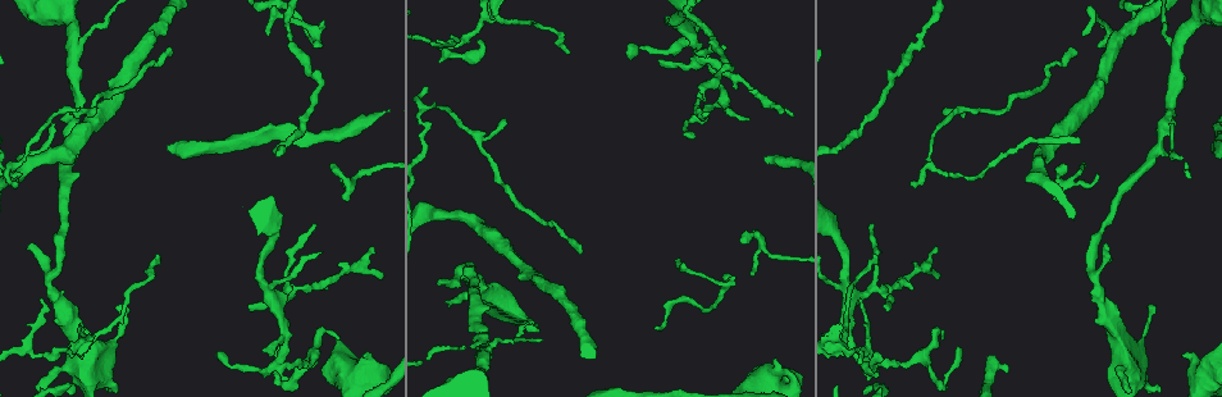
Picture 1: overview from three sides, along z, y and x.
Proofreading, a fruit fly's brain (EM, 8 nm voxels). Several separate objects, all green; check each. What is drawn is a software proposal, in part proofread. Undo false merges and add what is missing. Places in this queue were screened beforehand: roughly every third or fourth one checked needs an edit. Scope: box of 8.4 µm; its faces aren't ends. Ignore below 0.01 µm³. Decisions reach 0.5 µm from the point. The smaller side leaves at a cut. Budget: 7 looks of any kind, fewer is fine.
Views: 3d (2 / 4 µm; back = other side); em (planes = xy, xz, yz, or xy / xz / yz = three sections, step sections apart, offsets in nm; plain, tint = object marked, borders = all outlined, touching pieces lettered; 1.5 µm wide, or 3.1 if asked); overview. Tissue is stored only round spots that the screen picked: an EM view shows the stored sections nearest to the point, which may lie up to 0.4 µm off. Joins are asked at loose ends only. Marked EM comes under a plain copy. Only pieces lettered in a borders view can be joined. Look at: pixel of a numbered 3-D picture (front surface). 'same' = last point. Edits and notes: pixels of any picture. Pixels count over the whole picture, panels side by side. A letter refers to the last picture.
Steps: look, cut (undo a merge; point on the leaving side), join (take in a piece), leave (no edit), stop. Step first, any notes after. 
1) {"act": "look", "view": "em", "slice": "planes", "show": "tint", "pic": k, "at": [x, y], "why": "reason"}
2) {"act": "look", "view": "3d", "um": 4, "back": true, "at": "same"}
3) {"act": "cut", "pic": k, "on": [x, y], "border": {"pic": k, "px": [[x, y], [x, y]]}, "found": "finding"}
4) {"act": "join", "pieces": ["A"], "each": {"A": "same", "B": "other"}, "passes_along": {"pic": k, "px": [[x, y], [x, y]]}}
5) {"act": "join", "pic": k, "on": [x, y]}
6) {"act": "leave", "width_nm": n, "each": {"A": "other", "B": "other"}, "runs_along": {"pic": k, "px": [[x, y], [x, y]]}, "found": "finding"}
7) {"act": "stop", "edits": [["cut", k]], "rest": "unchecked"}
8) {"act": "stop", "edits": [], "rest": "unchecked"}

{"act": "look", "view": "em", "slice": "xz", "step": 4, "show": "tint", "pic": 1, "at": [354, 185], "why": "sharp bend"}

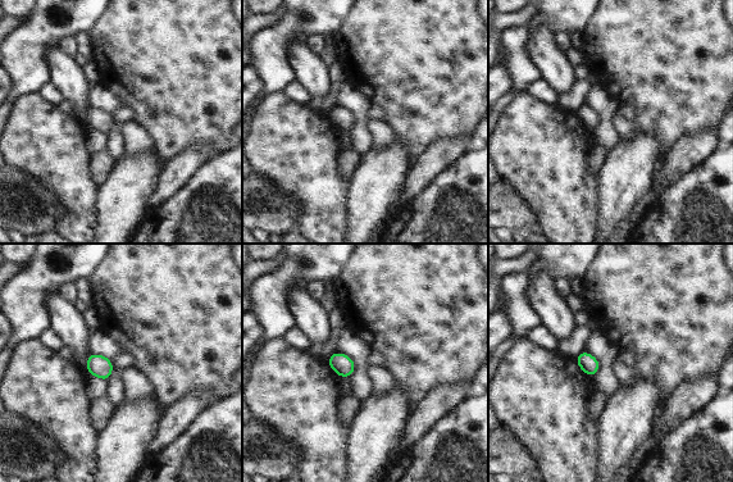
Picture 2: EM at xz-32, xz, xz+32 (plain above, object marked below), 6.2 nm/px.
{"act": "look", "view": "em", "slice": "planes", "show": "tint", "at": "same"}

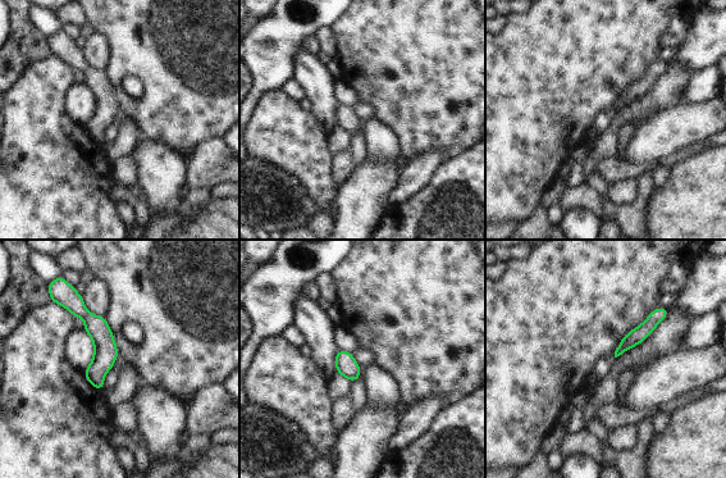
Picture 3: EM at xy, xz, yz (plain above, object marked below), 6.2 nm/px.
{"act": "look", "view": "em", "slice": "planes", "show": "borders", "at": "same", "why": "see the neighbours"}

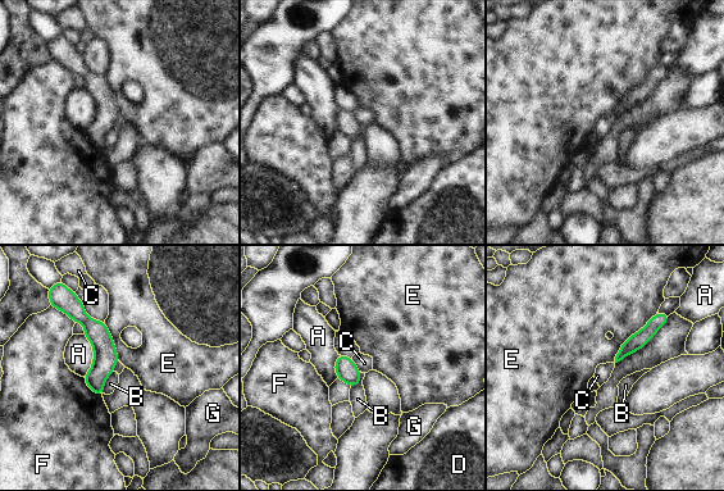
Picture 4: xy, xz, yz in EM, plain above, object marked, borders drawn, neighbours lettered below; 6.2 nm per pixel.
{"act": "leave", "each": {"A": "other", "B": "other", "C": "other", "D": "other", "E": "other", "F": "other", "G": "other"}, "border": {"pic": 4, "px": [[658, 313], [620, 346], [614, 362]]}, "found": "all the same cell"}

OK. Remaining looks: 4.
{"act": "look", "view": "em", "slice": "planes", "show": "borders", "pic": 1, "at": [750, 118], "why": "free end"}

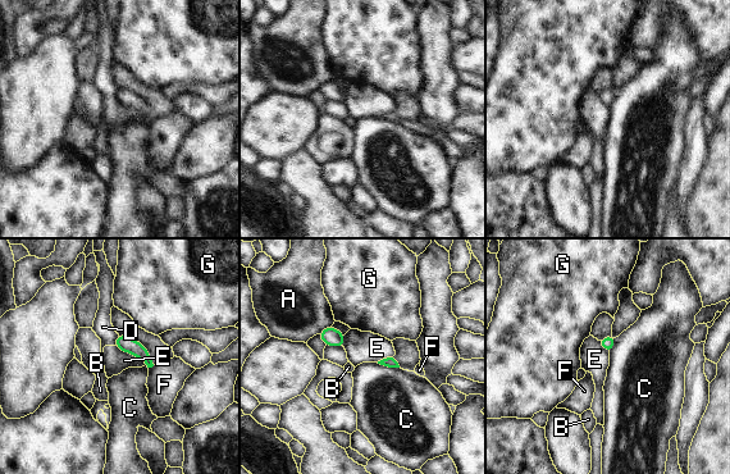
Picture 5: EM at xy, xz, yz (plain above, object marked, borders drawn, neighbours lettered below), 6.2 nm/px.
{"act": "leave", "each": {"A": "other", "B": "other", "C": "other", "D": "other", "E": "other", "F": "other", "G": "other"}, "border": {"pic": 5, "px": [[154, 365], [149, 368]]}, "found": "no lettered piece goes on from it"}

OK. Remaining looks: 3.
{"act": "look", "view": "3d", "um": 2, "pic": 1, "at": [222, 358], "why": "branch stops here"}

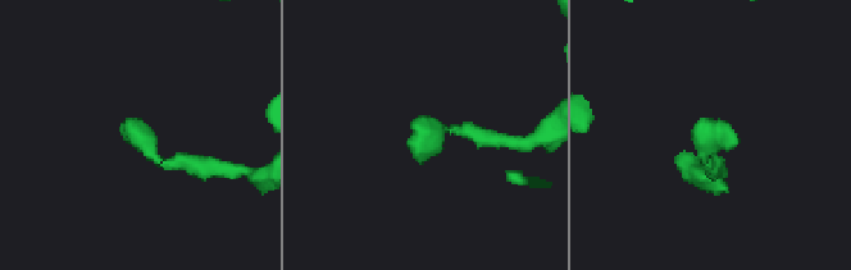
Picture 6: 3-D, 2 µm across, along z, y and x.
{"act": "look", "view": "em", "slice": "yz", "step": 4, "show": "borders", "pic": 6, "at": [131, 134]}

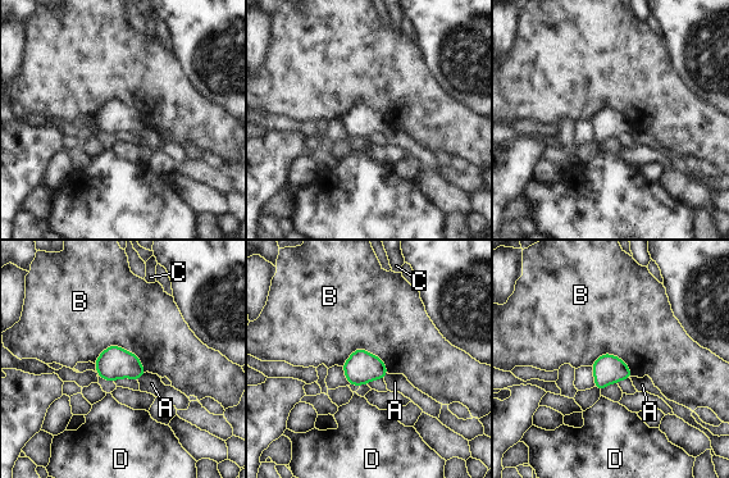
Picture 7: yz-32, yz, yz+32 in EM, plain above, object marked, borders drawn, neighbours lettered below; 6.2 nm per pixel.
{"act": "join", "pieces": ["A"], "each": {"A": "same", "B": "other", "C": "other", "D": "other"}, "passes_along": {"pic": 7, "px": [[114, 363], [141, 376], [151, 383]]}, "found": "the cell continues"}

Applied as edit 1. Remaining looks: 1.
{"act": "stop", "edits": [["join", 7]], "rest": "unchecked"}

